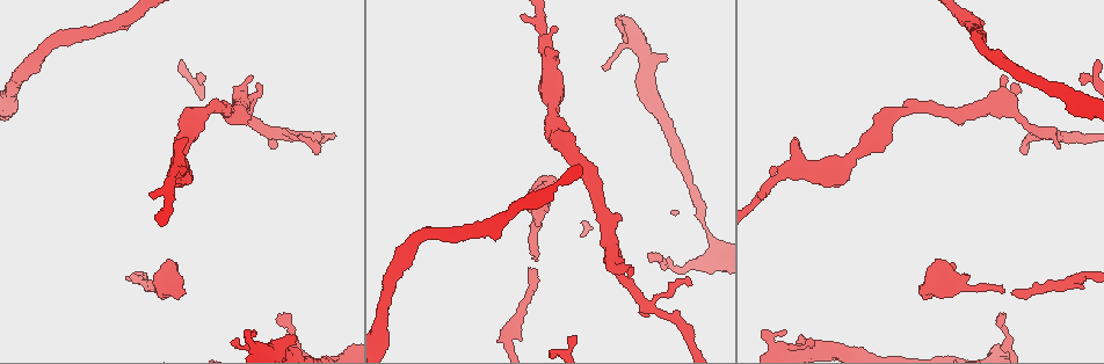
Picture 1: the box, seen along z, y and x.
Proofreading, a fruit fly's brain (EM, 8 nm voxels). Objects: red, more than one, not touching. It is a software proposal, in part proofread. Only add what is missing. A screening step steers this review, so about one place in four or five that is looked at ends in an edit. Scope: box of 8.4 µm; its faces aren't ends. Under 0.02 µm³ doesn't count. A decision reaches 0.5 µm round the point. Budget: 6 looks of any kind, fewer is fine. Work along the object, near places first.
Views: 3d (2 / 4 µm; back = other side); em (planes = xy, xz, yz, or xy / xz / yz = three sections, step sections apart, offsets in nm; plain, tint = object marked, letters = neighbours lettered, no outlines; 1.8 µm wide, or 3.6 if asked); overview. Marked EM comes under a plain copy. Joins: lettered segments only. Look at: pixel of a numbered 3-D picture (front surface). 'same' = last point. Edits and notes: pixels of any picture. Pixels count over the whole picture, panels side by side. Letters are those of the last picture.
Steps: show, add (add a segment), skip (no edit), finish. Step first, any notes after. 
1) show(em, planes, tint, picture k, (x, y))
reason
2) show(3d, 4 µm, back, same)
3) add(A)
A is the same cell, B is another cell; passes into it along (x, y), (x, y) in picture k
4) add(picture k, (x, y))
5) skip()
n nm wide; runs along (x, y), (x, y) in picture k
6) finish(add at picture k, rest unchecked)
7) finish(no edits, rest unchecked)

show(em, planes, letters, picture 1, (251, 77))
thick end

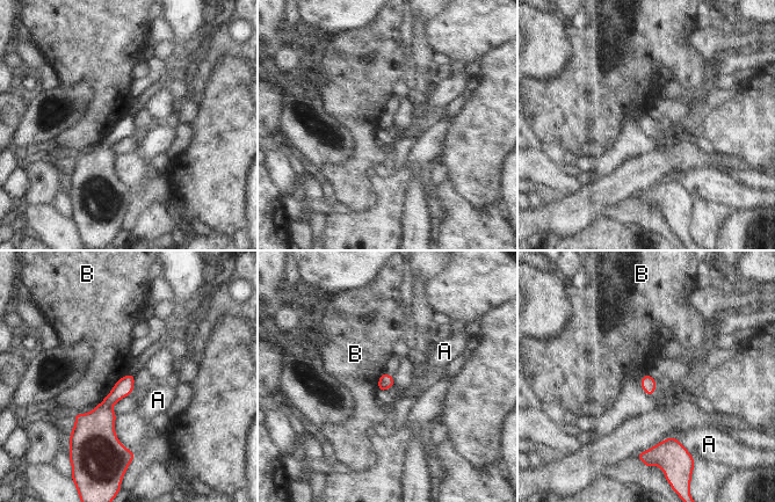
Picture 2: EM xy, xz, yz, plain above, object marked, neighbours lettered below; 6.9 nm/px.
skip()
A and B are other cells; border along (129, 373), (124, 375), (96, 406) in picture 2; no lettered segment goes on from it

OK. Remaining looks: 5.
show(3d, 4 µm, picture 1, (1004, 291))

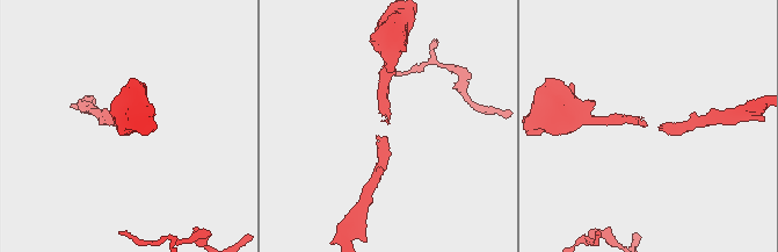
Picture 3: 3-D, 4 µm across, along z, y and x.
show(em, planes, letters, picture 3, (645, 124))
now the EM

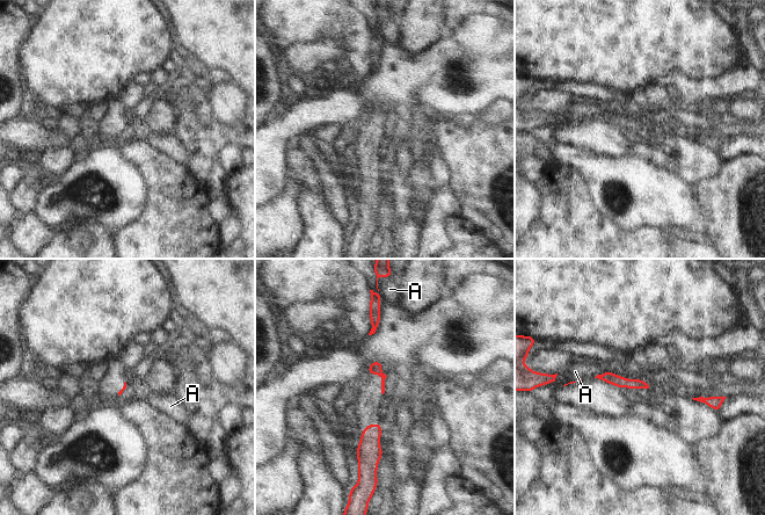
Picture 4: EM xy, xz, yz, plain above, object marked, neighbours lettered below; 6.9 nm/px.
skip()
A is another cell; no lettered segment goes on from it

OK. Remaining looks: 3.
show(3d, 4 µm, back, picture 1, (556, 180))
stops while still wide

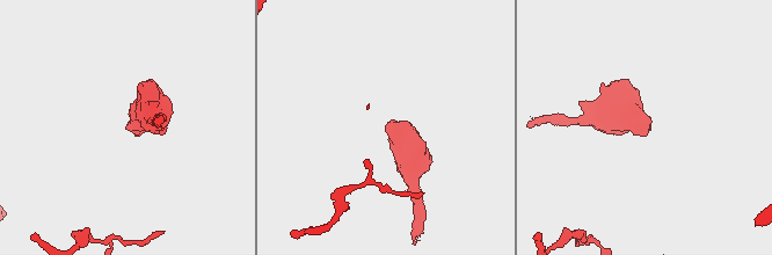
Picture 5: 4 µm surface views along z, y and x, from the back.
show(em, planes, letters, picture 5, (126, 128))

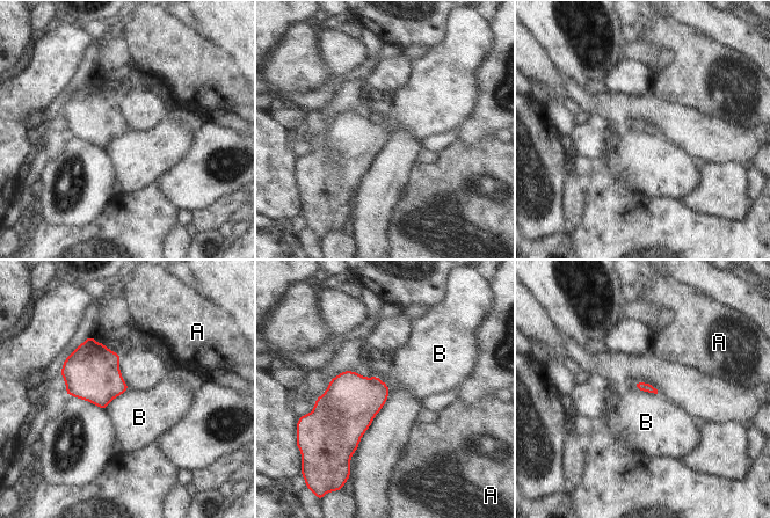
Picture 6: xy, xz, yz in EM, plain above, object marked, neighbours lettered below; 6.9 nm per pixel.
skip()
A and B are other cells; border along (129, 388), (117, 395), (104, 408) in picture 6; no lettered segment goes on from it

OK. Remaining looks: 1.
finish(no edits, rest unchecked)

